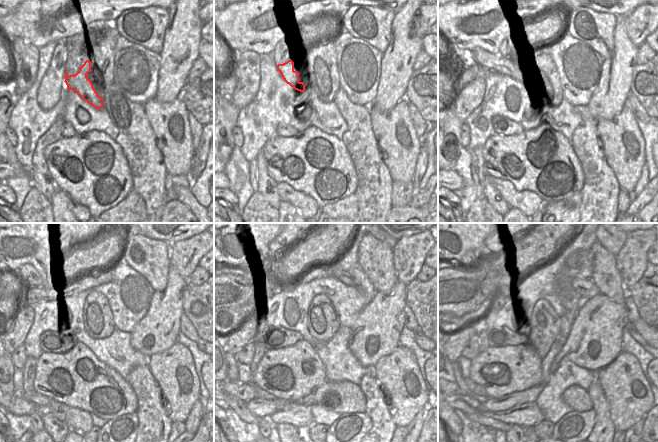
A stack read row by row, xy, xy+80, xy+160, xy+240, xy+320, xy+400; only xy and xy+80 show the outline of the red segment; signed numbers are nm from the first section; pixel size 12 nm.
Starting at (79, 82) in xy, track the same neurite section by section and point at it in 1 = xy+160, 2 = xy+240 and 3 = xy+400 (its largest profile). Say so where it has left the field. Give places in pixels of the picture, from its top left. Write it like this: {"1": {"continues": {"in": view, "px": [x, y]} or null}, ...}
{"1": {"continues": {"in": "xy+160", "px": [494, 62]}}, "2": {"continues": {"in": "xy+240", "px": [27, 273]}}, "3": {"continues": {"in": "xy+400", "px": [472, 256]}}}

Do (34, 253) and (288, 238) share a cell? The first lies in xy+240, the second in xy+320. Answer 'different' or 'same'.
different

